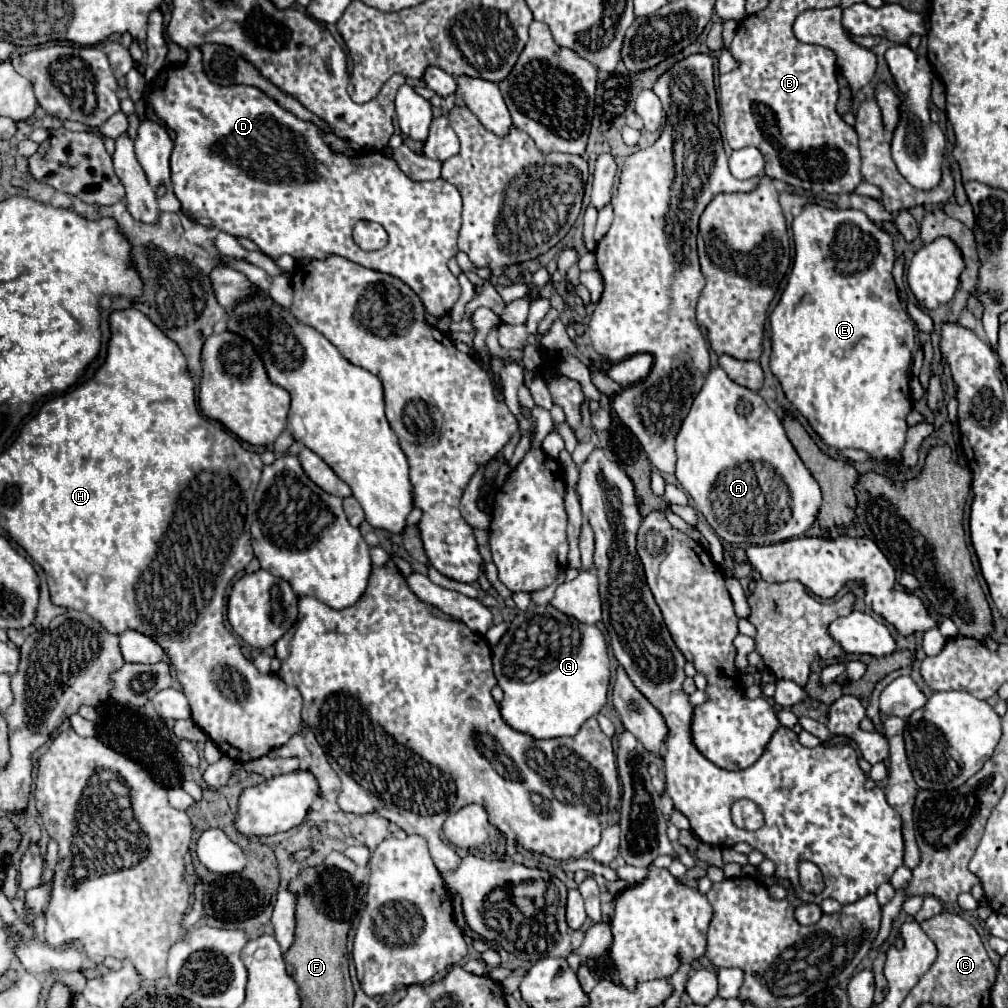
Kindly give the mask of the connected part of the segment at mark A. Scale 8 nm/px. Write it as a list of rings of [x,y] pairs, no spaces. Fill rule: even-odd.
[[[720,366],[710,370],[680,426],[676,456],[678,482],[694,498],[696,510],[702,512],[714,532],[730,544],[776,544],[802,536],[816,520],[818,504],[822,500],[818,482],[788,440],[780,418],[768,408],[758,392],[730,380]]]

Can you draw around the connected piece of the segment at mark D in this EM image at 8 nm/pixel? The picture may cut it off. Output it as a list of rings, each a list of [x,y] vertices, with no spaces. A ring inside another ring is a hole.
[[[192,48],[188,52],[188,60],[182,66],[174,66],[174,68],[164,68],[158,78],[152,82],[152,86],[146,82],[146,78],[132,68],[126,74],[126,90],[130,94],[130,98],[134,102],[142,100],[142,96],[146,94],[146,106],[152,108],[152,112],[168,126],[168,130],[174,132],[174,150],[172,150],[172,158],[170,158],[170,170],[172,170],[172,190],[176,194],[176,198],[182,204],[182,212],[204,226],[222,230],[226,234],[232,236],[244,236],[250,238],[252,242],[258,244],[260,252],[264,252],[266,256],[270,256],[272,260],[280,258],[282,254],[290,254],[292,258],[326,258],[328,254],[338,254],[344,256],[356,264],[362,264],[366,268],[372,270],[380,270],[392,276],[398,276],[400,280],[404,280],[424,302],[428,314],[432,314],[434,318],[444,318],[450,310],[452,304],[456,304],[456,300],[460,298],[460,284],[458,278],[448,270],[448,260],[454,256],[454,248],[456,248],[456,238],[461,227],[461,211],[462,211],[462,198],[458,188],[446,180],[432,180],[432,182],[416,182],[412,178],[408,178],[396,160],[384,156],[382,152],[360,152],[356,156],[346,156],[340,152],[334,152],[330,148],[330,144],[324,140],[322,130],[312,124],[312,122],[304,122],[298,116],[294,116],[290,110],[282,108],[276,100],[272,100],[270,96],[266,96],[262,90],[254,88],[254,86],[244,86],[244,84],[230,84],[230,86],[218,86],[214,84],[206,72],[204,72],[204,64],[202,64],[202,52],[198,48]],[[360,220],[374,220],[380,222],[382,228],[390,234],[388,244],[382,250],[374,250],[374,252],[364,252],[360,250],[360,246],[354,242],[352,238],[352,230]]]

